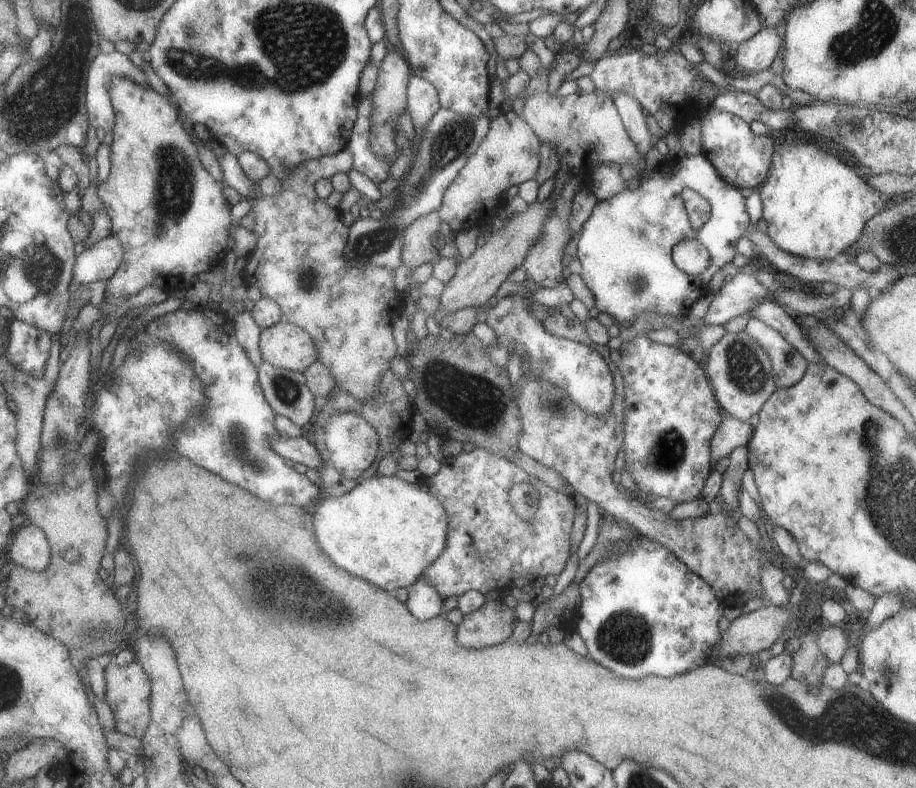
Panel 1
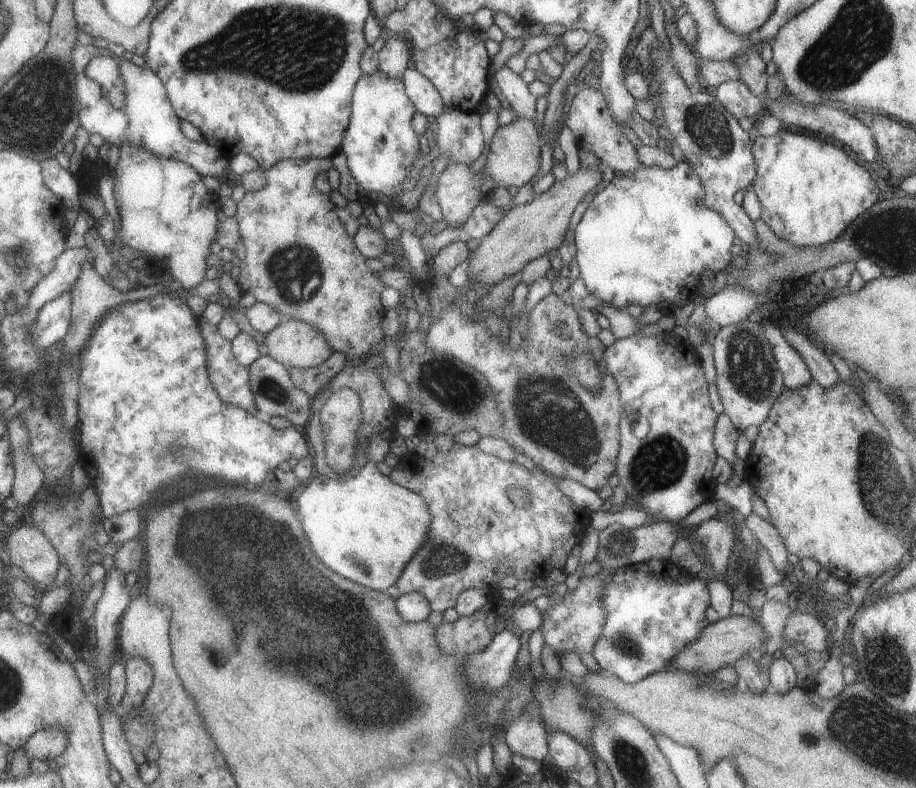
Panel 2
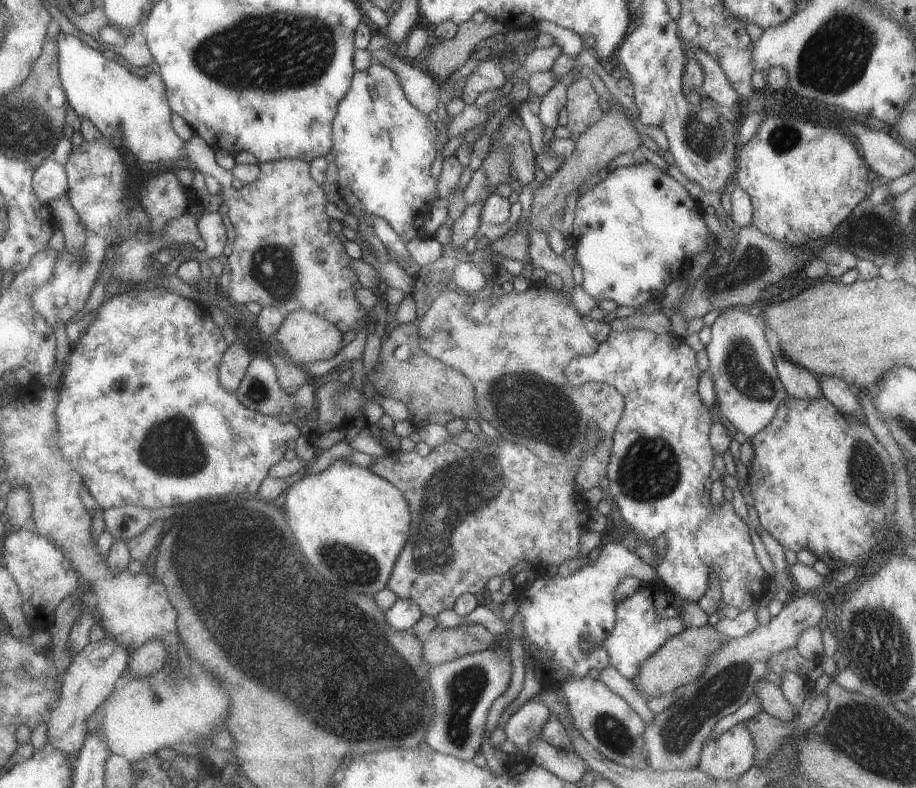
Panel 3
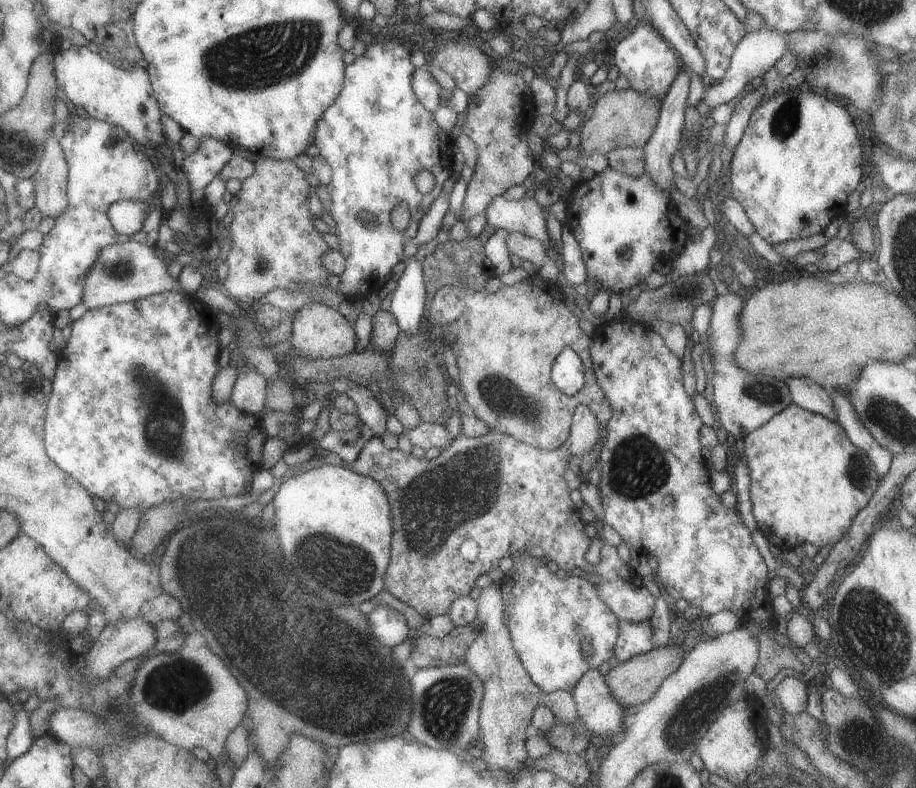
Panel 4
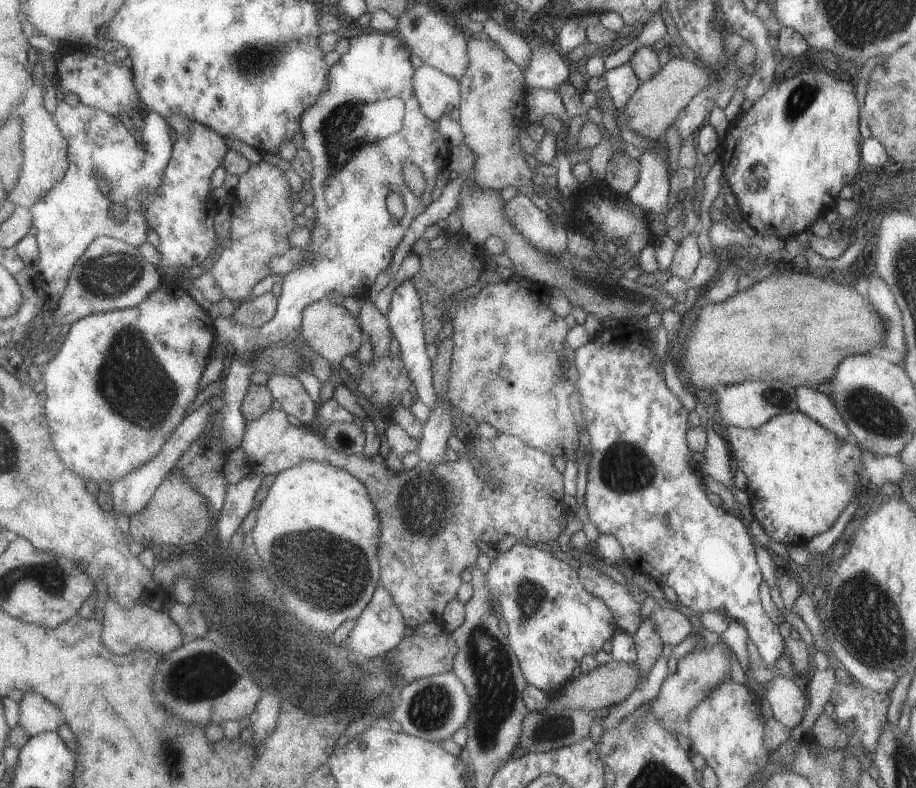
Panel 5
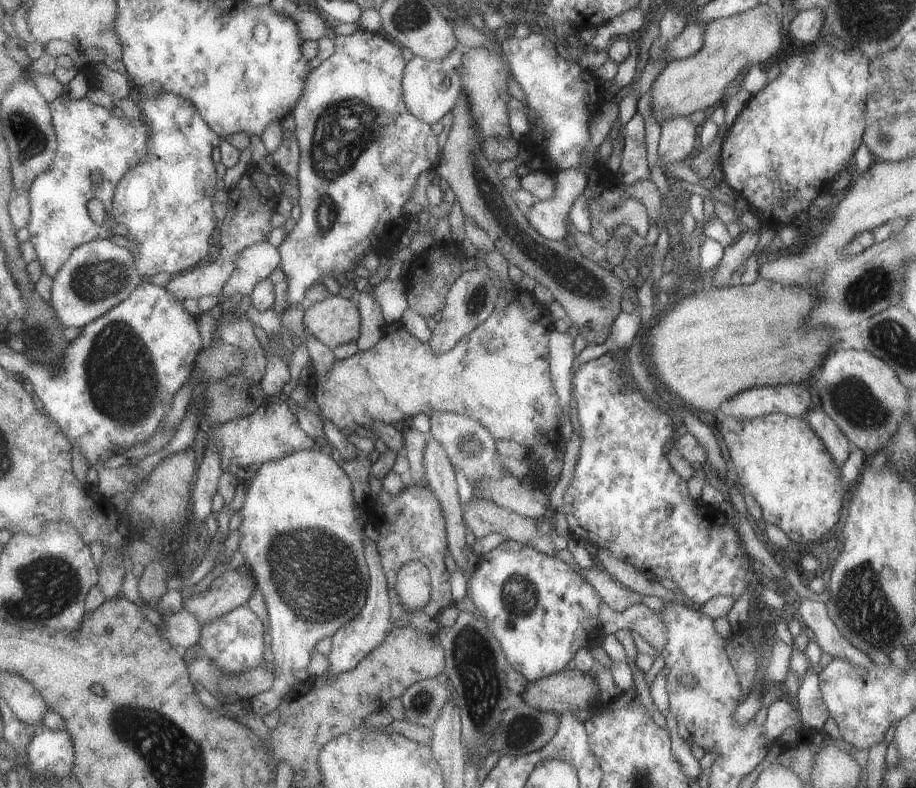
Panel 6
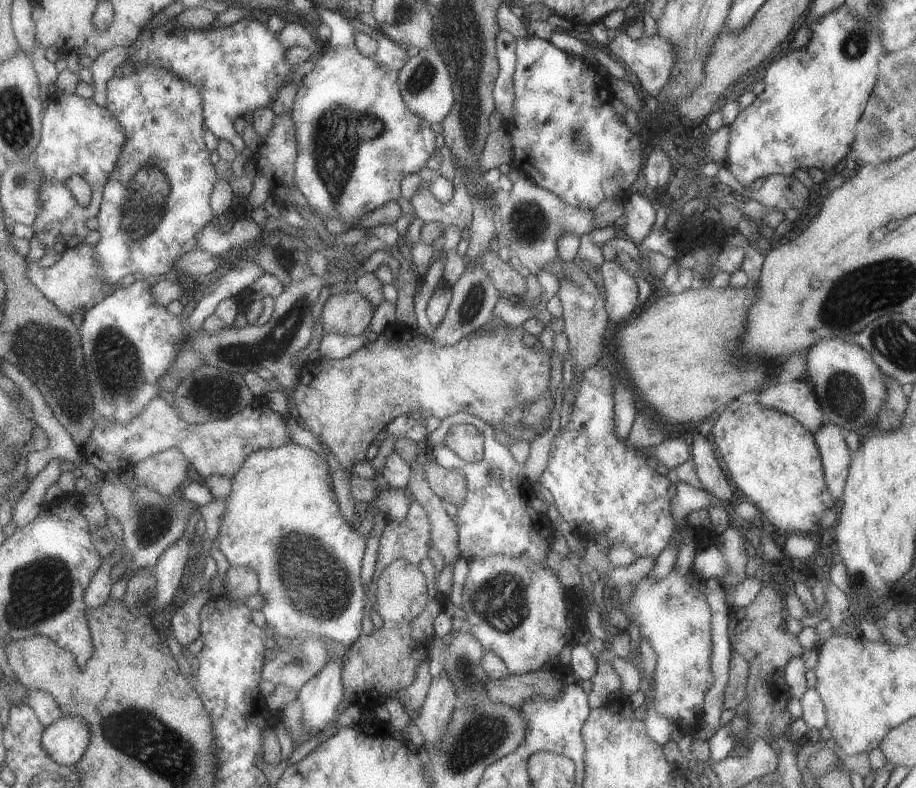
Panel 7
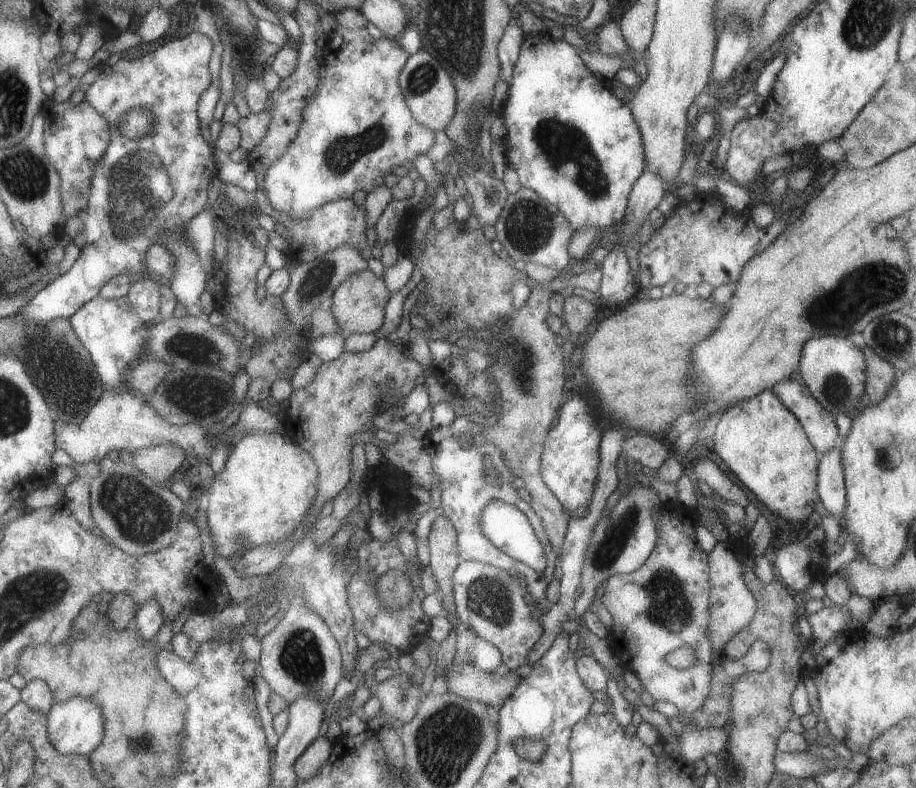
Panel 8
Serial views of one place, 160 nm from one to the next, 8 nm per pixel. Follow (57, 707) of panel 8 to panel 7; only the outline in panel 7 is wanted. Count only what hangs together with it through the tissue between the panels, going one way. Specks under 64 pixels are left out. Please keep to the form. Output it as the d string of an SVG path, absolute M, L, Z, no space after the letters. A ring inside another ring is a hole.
M61 717L46 727L42 745L45 752L62 765L76 766L91 742L90 726L77 717Z

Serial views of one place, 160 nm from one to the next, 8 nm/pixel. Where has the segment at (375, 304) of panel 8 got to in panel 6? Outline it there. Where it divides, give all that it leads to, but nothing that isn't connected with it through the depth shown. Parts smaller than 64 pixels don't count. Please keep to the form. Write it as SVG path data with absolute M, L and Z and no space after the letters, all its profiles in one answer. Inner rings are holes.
M331 295L306 307L303 324L313 336L335 350L338 346L359 340L362 316L354 297L348 299L341 295Z

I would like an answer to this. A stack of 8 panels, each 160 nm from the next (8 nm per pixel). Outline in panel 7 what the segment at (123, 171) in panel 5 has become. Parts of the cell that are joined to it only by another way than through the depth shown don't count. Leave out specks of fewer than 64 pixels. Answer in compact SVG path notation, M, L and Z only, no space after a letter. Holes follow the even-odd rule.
M58 90L54 96L47 97L47 102L42 141L35 160L43 171L44 183L40 188L42 209L31 227L33 235L44 245L45 252L63 254L89 236L91 228L87 222L100 213L105 186L117 168L128 134L117 115L111 109L102 107L93 97L88 99ZM75 174L81 176L91 188L91 201L87 206L81 206L67 186L67 180Z

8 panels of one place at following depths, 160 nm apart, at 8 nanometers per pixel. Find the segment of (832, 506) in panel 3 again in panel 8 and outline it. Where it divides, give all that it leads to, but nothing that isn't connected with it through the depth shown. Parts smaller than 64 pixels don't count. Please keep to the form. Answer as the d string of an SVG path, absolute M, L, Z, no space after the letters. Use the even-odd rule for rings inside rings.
M765 389L727 407L719 416L719 422L711 438L715 454L737 476L737 480L771 510L772 514L777 514L783 520L794 524L808 524L807 518L814 512L813 504L818 498L816 491L818 454L808 441L799 421L770 390Z

